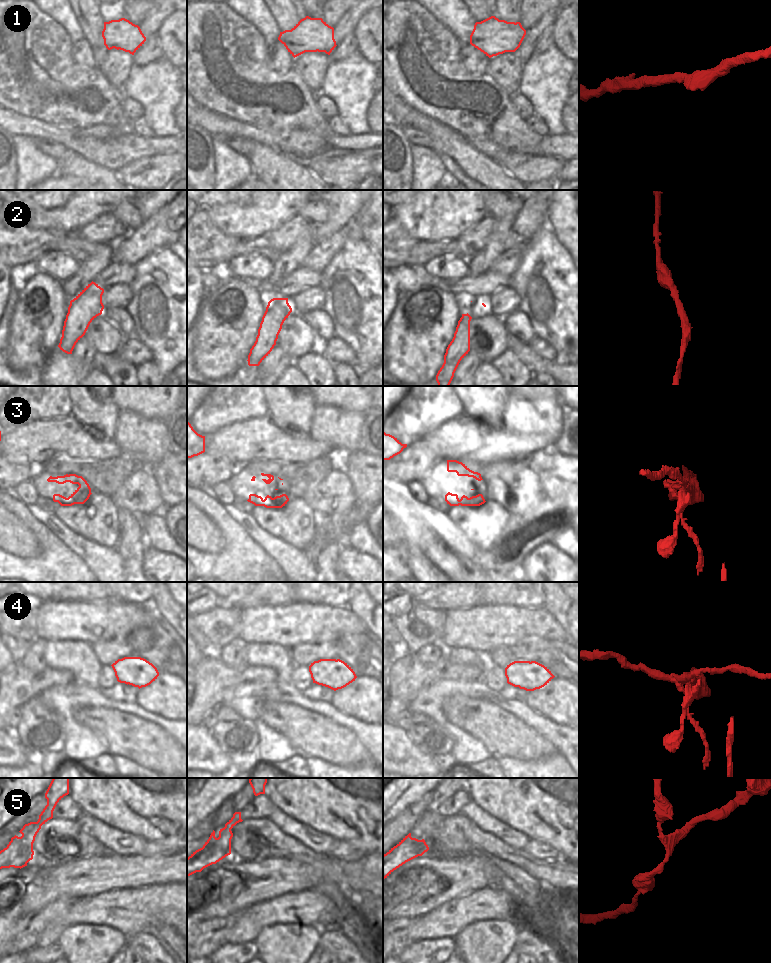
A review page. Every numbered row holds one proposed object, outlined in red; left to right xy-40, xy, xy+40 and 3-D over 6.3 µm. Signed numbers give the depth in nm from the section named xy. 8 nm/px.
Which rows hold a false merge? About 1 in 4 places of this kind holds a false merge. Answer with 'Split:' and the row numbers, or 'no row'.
Split: 3, 4

